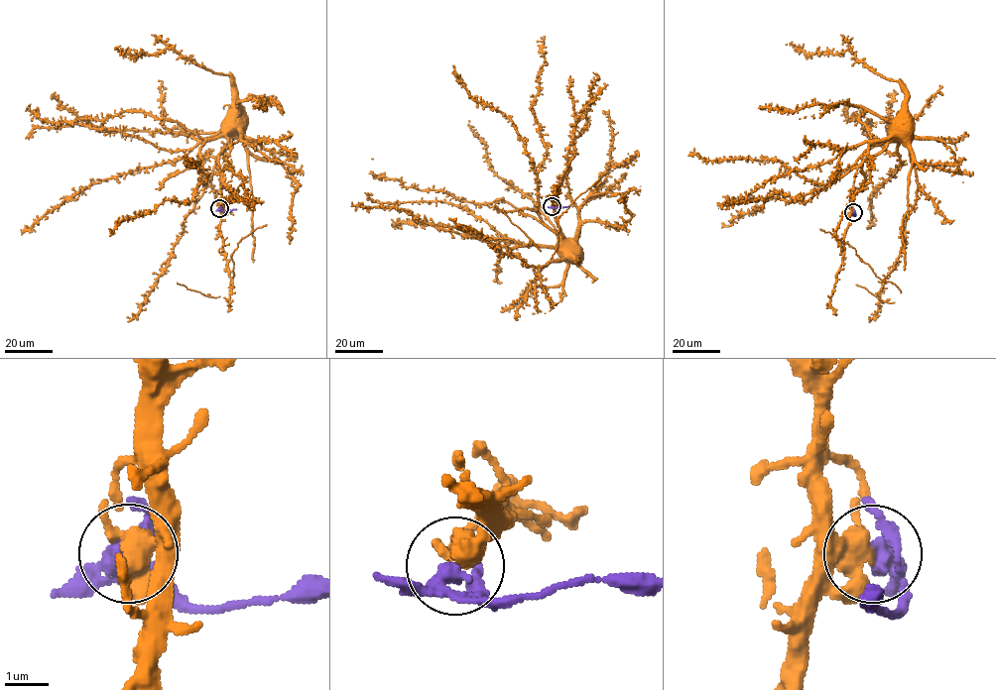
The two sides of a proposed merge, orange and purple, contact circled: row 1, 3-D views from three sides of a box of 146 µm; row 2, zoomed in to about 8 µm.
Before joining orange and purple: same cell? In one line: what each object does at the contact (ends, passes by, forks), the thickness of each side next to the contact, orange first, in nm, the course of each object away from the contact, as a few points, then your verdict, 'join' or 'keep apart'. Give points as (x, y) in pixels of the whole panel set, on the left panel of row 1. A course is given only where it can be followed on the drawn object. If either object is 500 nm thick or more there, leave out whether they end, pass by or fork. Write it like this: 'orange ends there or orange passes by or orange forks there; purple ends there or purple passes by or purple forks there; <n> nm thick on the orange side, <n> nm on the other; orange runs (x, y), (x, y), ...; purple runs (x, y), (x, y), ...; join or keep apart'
orange passes by; purple passes by; 440 nm thick on the orange side, 340 nm on the other; orange runs (220, 208), (219, 155), (227, 140), (228, 118), (236, 105); purple runs (220, 208), (223, 211), (236, 209); keep apart

